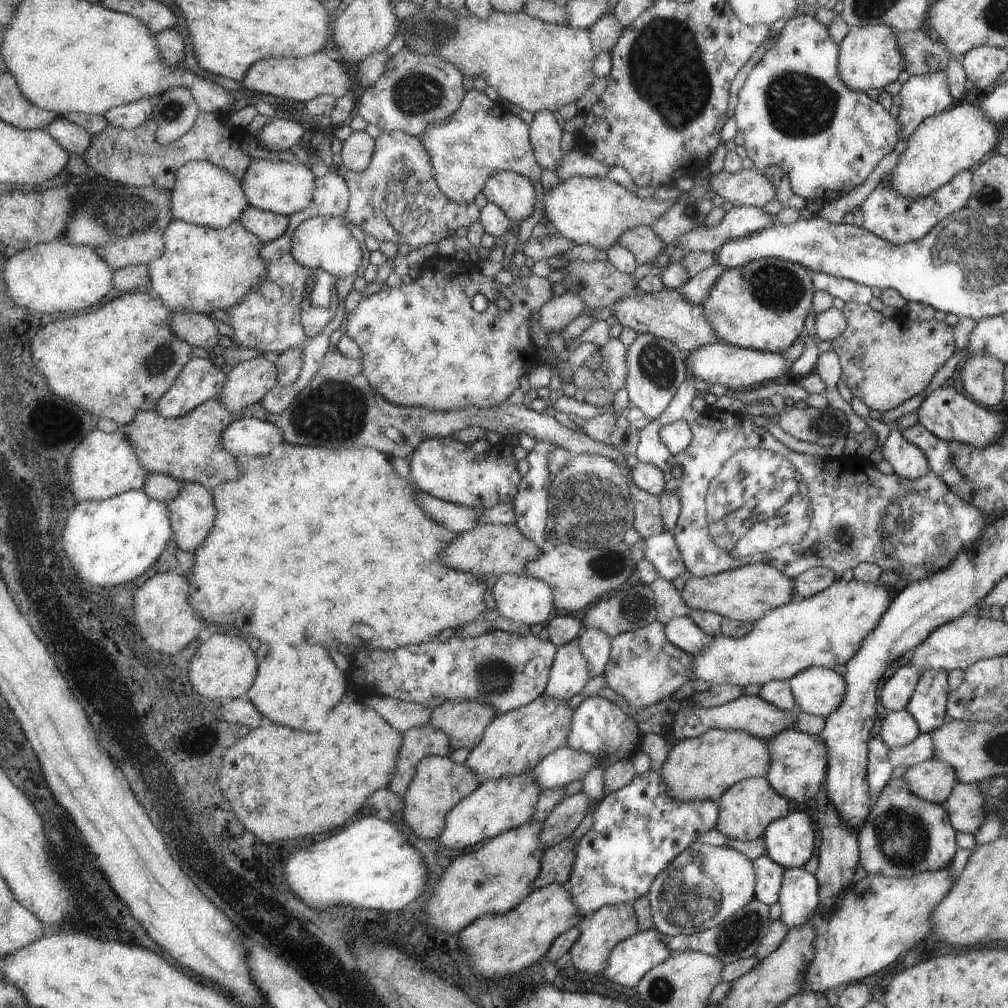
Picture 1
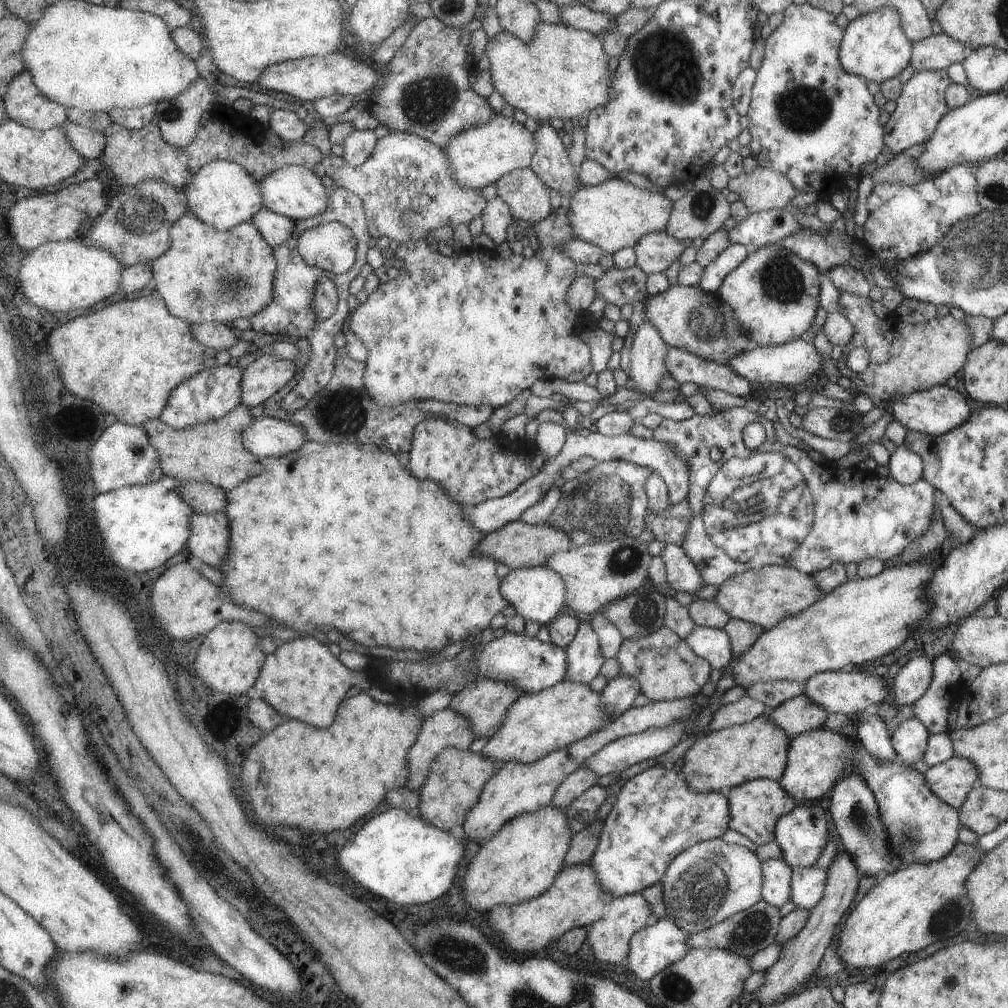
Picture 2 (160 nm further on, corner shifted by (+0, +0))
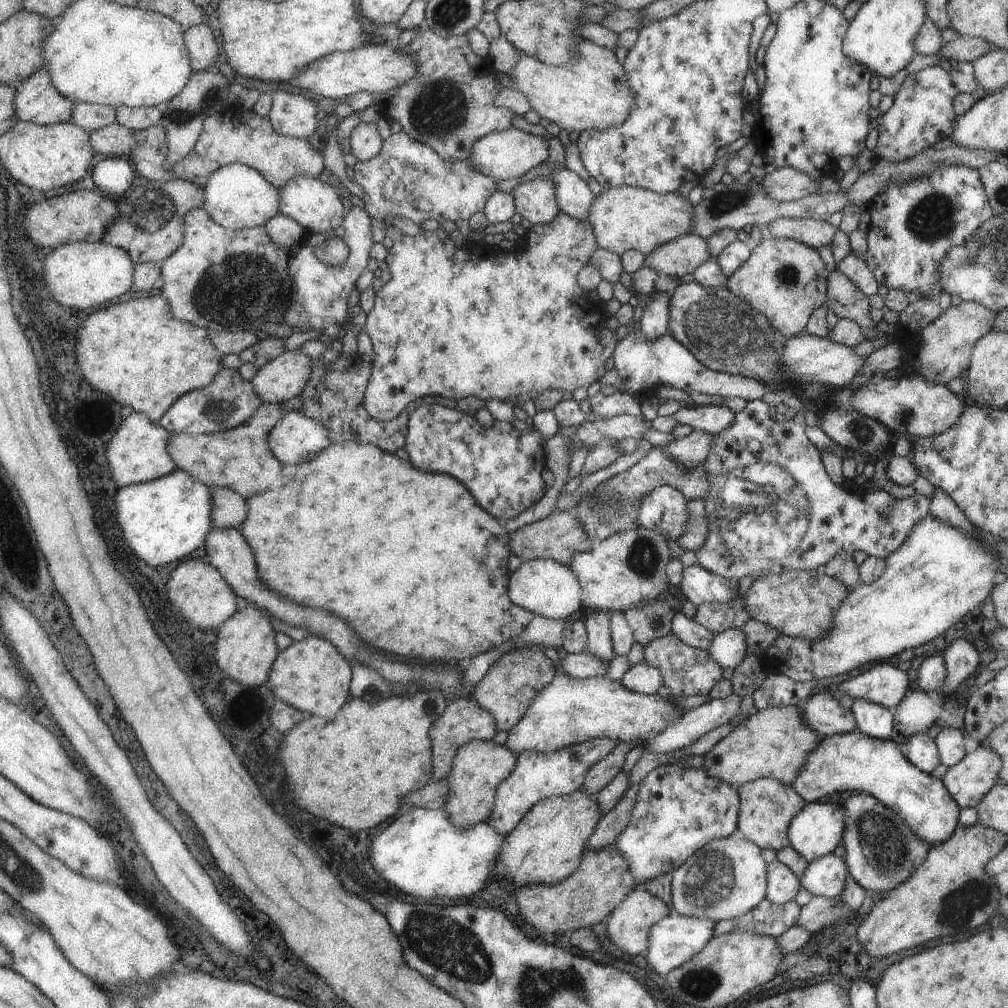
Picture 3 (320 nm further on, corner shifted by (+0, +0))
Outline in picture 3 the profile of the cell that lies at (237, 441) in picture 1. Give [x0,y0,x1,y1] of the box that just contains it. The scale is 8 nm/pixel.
[269,410,332,464]

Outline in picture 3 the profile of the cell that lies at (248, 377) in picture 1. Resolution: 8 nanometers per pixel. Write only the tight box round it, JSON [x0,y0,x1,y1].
[251,349,312,404]

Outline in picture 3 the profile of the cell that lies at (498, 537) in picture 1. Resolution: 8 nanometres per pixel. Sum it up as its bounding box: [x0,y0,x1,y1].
[509,511,593,565]

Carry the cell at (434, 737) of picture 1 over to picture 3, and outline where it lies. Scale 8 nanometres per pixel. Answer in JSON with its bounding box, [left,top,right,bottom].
[429,697,497,781]

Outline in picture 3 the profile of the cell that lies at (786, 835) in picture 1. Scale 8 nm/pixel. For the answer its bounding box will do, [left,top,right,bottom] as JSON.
[788,802,843,863]

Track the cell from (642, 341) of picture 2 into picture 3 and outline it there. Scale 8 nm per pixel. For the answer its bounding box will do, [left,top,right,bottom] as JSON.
[638,291,669,342]

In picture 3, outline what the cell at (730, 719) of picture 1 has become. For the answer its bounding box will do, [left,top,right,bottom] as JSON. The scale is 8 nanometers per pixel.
[797,690,856,738]

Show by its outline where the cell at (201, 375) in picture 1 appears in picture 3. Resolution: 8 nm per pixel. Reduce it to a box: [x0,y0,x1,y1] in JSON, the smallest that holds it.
[159,368,264,434]

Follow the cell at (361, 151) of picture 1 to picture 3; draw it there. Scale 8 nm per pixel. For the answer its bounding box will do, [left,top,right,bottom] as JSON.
[350,123,383,161]

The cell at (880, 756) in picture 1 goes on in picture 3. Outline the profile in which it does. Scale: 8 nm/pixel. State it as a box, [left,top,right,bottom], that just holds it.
[850,700,893,740]

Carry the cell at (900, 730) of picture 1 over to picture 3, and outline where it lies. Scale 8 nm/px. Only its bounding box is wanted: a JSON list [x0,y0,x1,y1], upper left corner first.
[900,732,939,773]

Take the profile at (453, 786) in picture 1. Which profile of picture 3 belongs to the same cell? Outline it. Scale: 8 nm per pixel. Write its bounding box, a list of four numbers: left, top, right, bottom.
[445,740,517,827]

